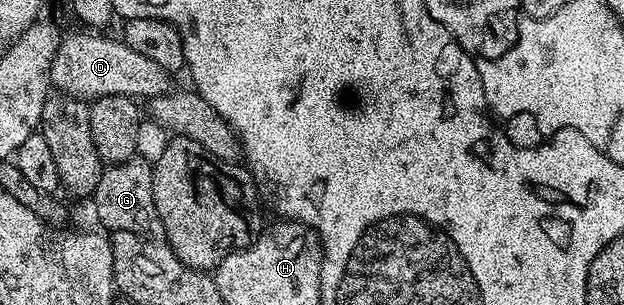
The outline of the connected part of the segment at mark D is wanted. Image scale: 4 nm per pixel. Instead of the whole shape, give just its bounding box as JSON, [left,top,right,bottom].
[51,30,170,102]

